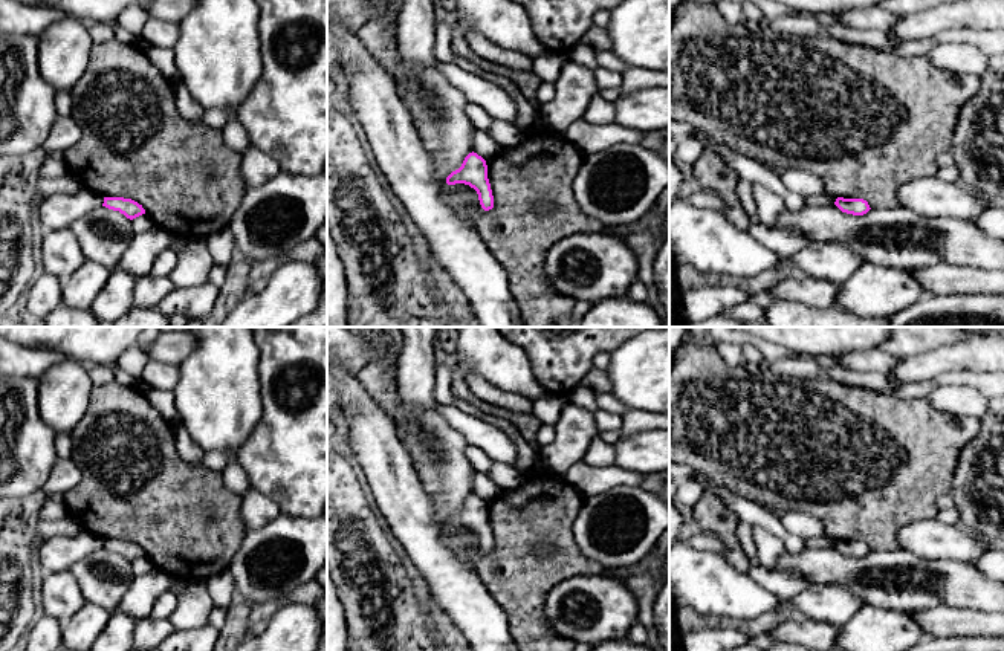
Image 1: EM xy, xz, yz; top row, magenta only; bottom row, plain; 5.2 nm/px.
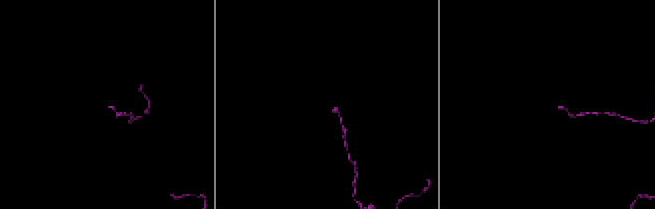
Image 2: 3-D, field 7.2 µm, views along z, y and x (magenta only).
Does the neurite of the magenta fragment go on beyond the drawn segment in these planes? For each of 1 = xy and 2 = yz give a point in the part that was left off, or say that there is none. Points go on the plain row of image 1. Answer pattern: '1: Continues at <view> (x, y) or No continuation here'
1: No continuation here
2: No continuation here

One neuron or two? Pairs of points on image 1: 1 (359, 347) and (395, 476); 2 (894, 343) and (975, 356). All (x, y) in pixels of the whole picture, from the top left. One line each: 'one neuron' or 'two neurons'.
1: two neurons
2: two neurons

